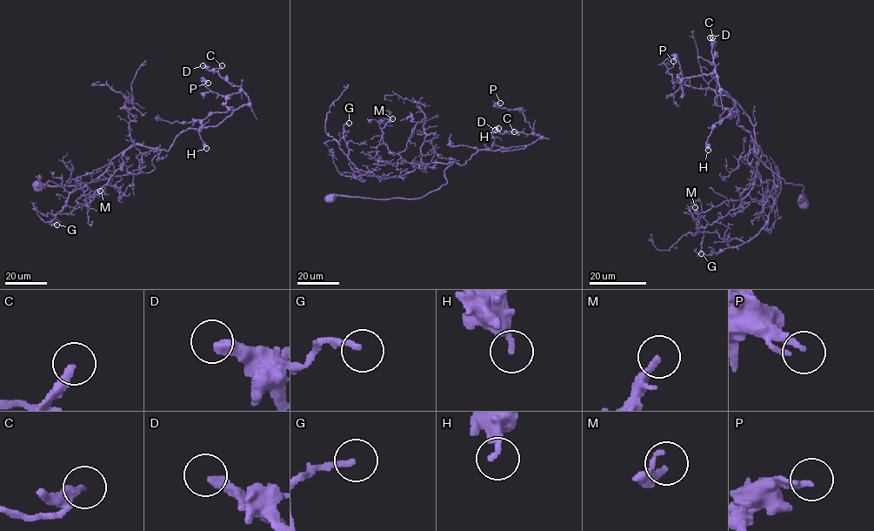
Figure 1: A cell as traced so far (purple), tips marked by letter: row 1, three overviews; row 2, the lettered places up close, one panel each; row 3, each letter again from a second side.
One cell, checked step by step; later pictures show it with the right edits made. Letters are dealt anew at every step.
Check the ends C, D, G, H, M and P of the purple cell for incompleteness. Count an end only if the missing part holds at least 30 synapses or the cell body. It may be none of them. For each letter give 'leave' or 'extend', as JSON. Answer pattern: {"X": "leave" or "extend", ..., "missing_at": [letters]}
{"C": "extend", "D": "extend", "G": "extend", "H": "leave", "M": "leave", "P": "leave", "missing_at": ["C", "D", "G"]}

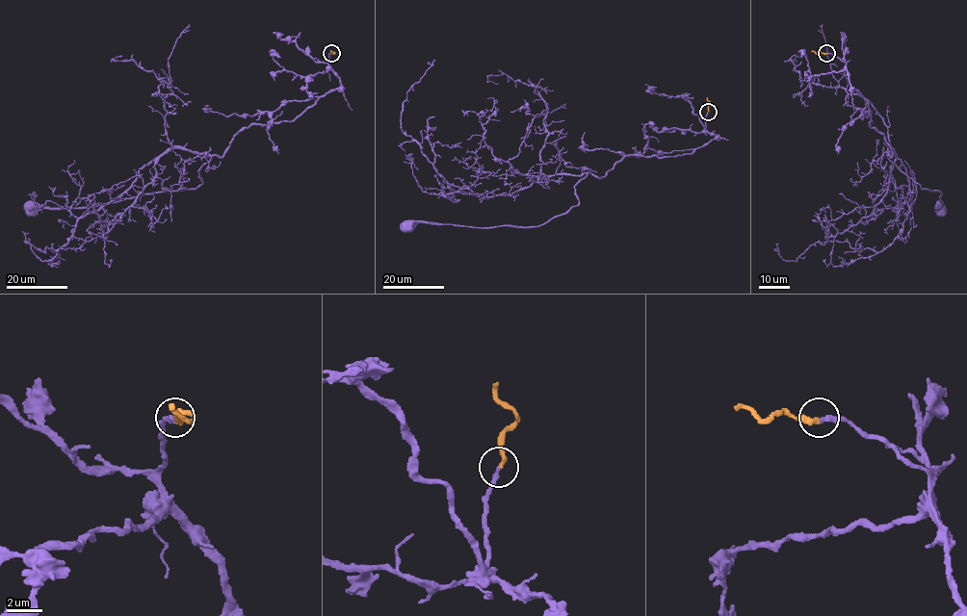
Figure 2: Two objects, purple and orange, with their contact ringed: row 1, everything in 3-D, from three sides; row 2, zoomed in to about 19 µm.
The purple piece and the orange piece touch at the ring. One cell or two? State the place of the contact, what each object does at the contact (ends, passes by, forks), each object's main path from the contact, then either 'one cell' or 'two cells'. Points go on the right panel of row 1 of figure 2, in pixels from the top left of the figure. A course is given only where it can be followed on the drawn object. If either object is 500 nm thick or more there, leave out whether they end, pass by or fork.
at (826, 53); purple ends there; orange ends there; purple runs (826, 53), (846, 64), (889, 160), (922, 189), (938, 190), (941, 207); orange runs (826, 53), (812, 52); one cell

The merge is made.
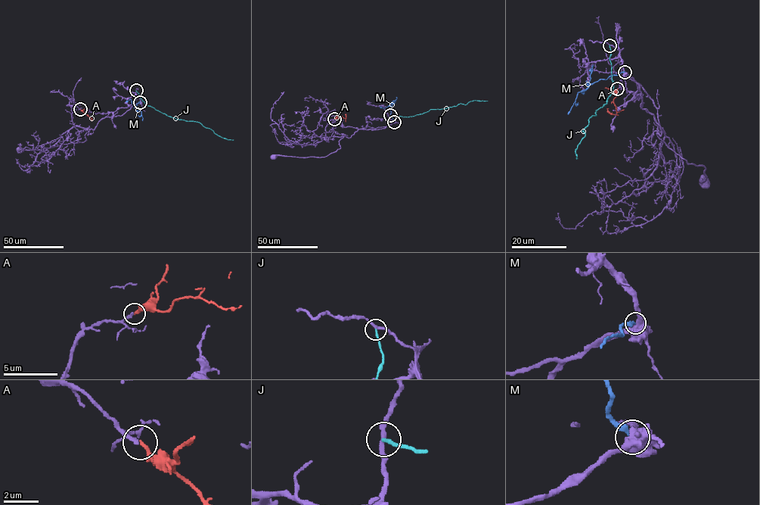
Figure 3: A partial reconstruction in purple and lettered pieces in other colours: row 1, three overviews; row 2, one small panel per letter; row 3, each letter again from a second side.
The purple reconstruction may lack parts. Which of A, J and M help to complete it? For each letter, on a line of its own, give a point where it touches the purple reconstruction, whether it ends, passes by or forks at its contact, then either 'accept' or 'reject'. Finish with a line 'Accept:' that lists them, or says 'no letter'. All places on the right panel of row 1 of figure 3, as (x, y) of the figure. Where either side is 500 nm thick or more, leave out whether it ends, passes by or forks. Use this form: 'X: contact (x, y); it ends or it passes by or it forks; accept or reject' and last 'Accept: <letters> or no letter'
A: contact (617, 88); it ends; accept
J: contact (609, 45); it ends; reject
M: contact (625, 72); reject
Accept: A

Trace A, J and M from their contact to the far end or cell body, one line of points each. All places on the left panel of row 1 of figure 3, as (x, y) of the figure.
A: (80, 109), (91, 120), (91, 118)
J: (136, 90), (146, 104), (167, 116), (200, 123), (219, 136), (234, 140)
M: (140, 102), (136, 107), (141, 111), (143, 120)

